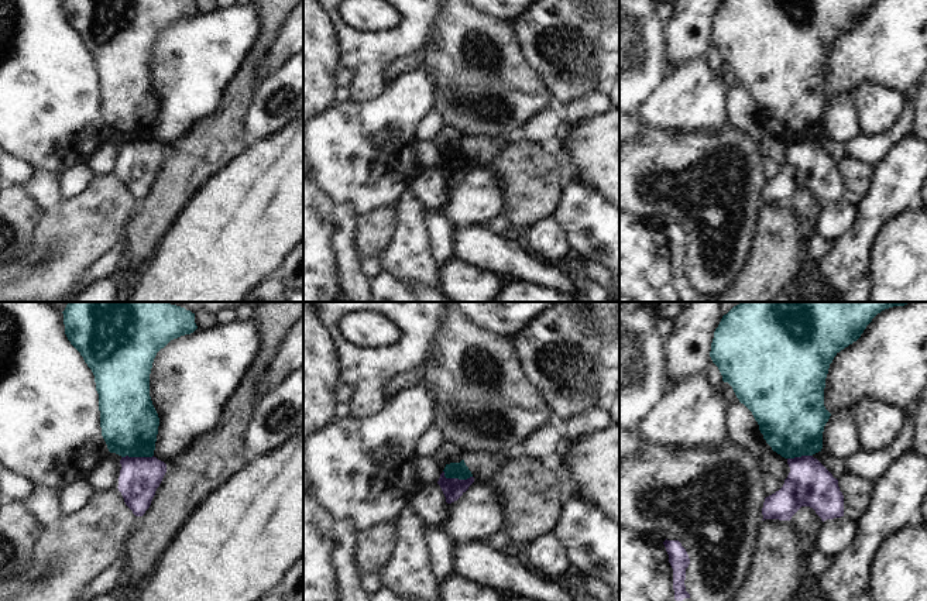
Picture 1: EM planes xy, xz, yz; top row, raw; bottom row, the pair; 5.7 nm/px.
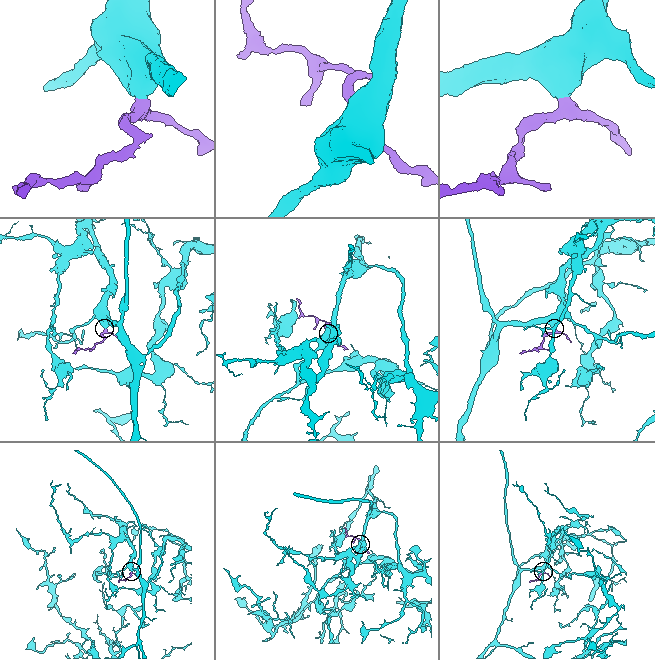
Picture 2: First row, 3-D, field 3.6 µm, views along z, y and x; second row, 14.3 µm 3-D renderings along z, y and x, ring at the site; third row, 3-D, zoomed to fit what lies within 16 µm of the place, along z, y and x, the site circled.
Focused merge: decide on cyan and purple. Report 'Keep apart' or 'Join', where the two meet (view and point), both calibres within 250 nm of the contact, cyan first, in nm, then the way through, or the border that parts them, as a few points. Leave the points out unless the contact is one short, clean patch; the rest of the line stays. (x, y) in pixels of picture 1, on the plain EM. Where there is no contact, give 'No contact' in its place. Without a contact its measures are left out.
Keep apart. Touches cyan at xz (456, 161). Thickness 100 nm (cyan) against 120 nm. Boundary: xz (443, 154), (447, 162), (469, 162), (471, 160)

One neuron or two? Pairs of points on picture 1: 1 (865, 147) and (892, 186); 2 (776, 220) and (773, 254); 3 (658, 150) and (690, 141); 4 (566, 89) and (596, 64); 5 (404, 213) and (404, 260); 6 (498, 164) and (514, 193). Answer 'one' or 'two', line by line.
1: two
2: one
3: one
4: one
5: one
6: one

